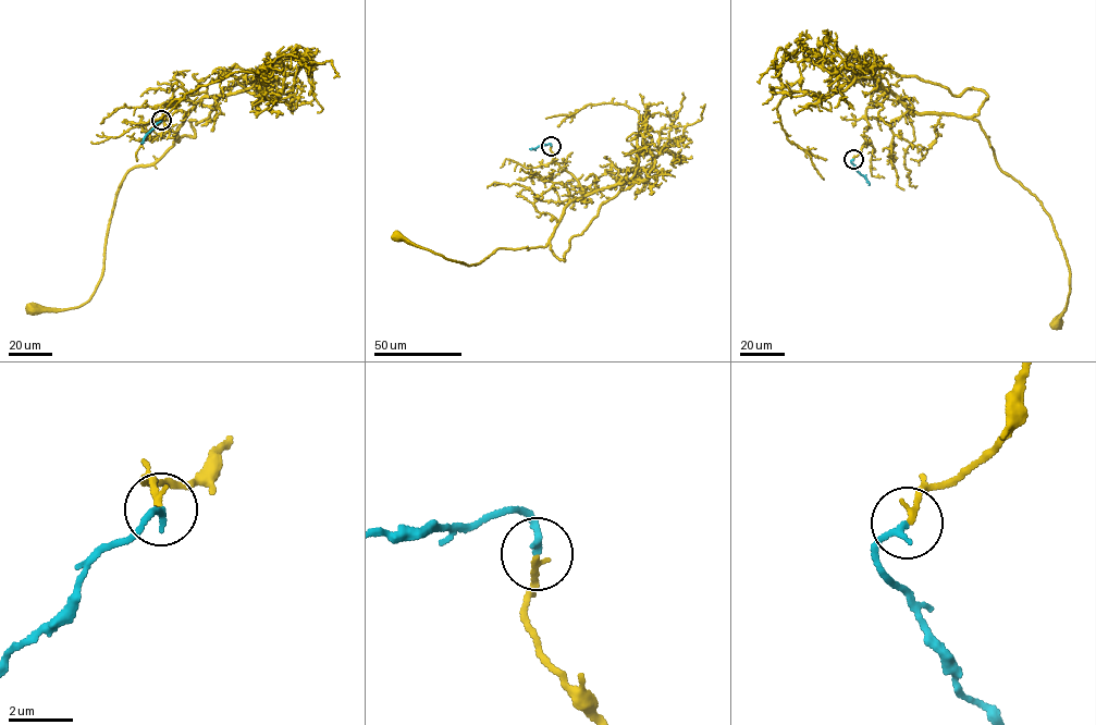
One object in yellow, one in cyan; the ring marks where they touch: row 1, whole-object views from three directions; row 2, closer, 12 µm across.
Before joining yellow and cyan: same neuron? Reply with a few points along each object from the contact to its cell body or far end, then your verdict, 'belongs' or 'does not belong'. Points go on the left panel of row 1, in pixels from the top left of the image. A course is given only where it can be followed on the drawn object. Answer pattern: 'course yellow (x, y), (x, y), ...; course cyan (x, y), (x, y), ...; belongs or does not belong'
course yellow (161, 120), (161, 105), (177, 87), (206, 93), (171, 147), (125, 174), (101, 279), (88, 300), (34, 309); course cyan (161, 120), (140, 143); belongs

